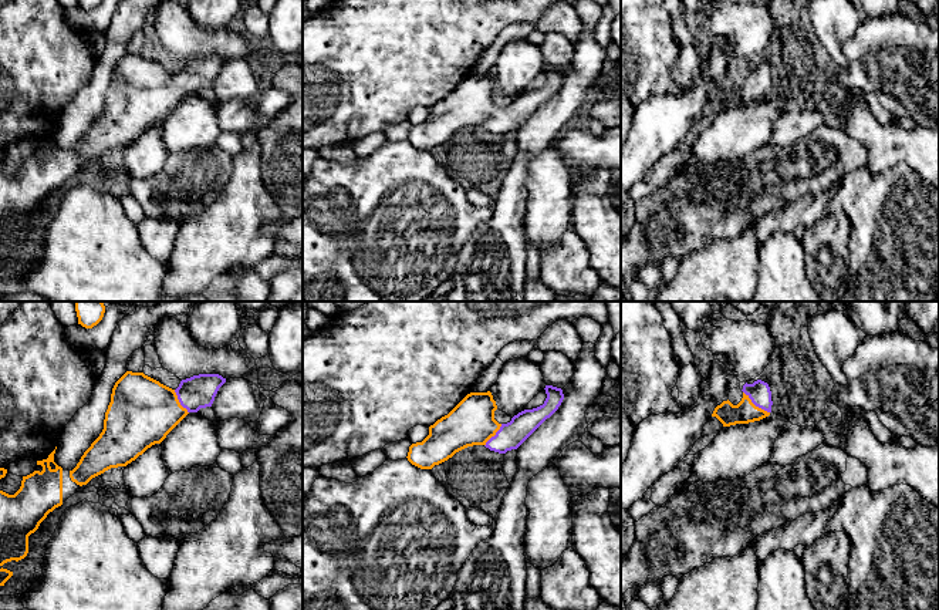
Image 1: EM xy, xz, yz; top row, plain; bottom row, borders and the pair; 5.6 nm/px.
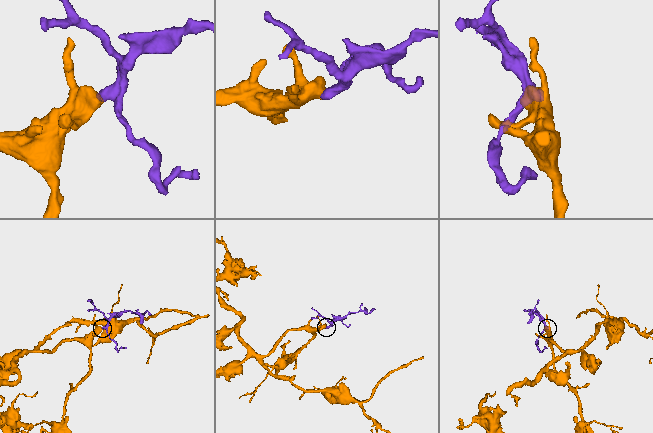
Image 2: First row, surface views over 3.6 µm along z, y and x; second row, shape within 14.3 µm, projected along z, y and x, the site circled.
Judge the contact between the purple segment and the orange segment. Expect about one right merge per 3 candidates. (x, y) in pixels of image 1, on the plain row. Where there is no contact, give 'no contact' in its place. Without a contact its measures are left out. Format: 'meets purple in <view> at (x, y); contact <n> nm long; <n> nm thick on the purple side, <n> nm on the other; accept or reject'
meets purple in yz at (756, 87); contact 200 nm long; 120 nm thick on the purple side, 120 nm on the other; accept

